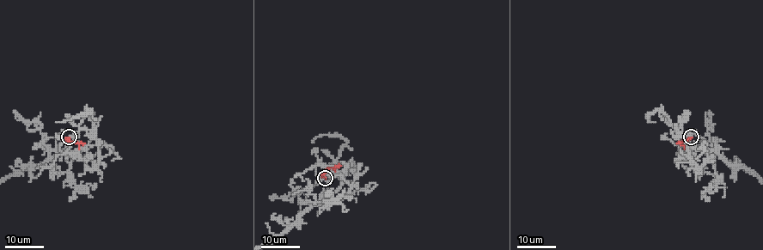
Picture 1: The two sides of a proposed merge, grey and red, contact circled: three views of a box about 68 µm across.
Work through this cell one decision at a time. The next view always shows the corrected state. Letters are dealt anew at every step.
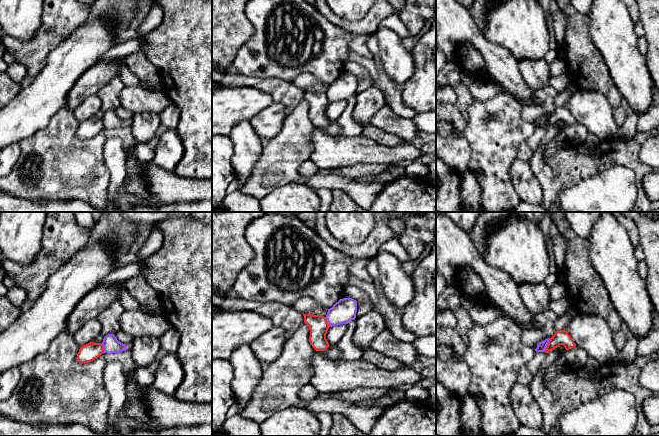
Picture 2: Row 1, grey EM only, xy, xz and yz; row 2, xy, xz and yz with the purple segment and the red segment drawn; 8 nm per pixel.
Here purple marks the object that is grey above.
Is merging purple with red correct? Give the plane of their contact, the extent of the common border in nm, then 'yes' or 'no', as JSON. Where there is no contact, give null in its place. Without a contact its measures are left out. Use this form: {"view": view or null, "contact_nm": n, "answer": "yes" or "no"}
{"view": "yz", "contact_nm": 130, "answer": "no"}

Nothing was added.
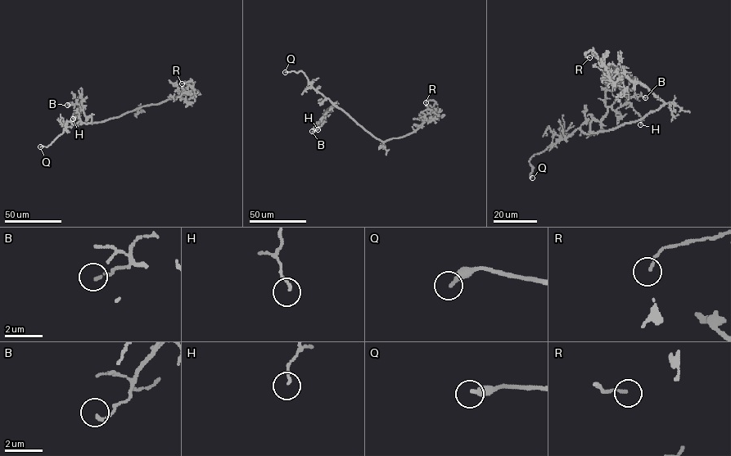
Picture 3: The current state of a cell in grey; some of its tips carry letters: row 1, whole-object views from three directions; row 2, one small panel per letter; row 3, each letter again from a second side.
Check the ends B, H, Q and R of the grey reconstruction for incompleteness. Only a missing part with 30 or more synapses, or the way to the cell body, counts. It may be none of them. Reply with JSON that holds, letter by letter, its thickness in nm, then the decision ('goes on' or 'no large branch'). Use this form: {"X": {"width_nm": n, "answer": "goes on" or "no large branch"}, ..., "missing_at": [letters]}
{"B": {"width_nm": 130, "answer": "no large branch"}, "H": {"width_nm": 110, "answer": "no large branch"}, "Q": {"width_nm": 300, "answer": "goes on"}, "R": {"width_nm": 110, "answer": "no large branch"}, "missing_at": ["Q"]}

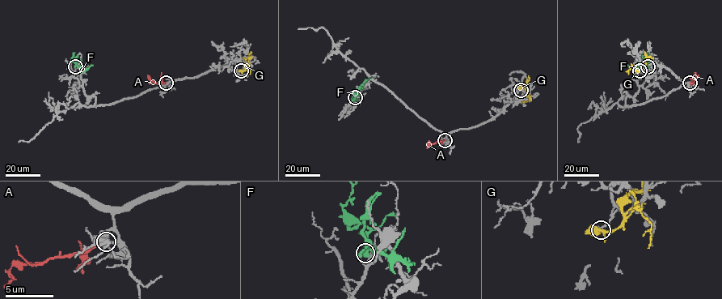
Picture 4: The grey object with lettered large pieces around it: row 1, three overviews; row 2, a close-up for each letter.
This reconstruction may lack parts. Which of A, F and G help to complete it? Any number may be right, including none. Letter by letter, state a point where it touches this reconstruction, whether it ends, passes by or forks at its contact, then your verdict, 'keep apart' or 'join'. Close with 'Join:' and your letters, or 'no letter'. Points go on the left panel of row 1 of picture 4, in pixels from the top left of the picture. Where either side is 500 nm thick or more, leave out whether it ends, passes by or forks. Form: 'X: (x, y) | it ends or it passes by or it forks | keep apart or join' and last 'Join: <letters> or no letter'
A: (166, 83) | it ends | join
F: (75, 66) | it ends | keep apart
G: (241, 70) | it ends | keep apart
Join: A

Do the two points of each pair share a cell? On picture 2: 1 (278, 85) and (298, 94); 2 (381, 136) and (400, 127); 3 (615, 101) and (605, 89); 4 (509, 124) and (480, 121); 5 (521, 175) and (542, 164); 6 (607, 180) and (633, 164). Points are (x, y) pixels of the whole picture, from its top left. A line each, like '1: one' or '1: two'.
1: one
2: two
3: one
4: one
5: two
6: two

